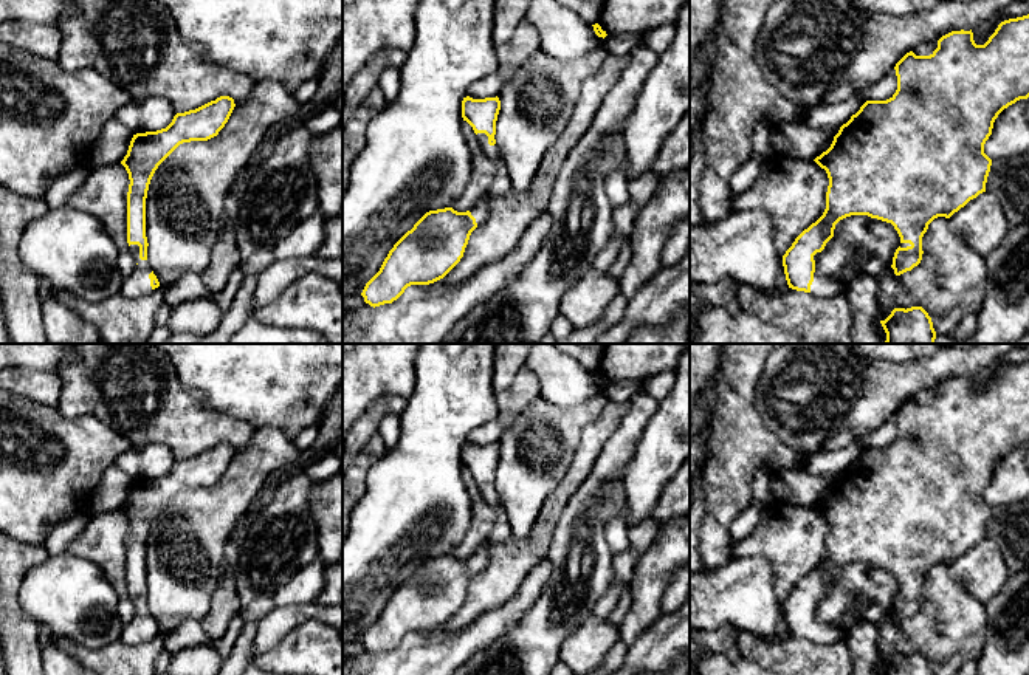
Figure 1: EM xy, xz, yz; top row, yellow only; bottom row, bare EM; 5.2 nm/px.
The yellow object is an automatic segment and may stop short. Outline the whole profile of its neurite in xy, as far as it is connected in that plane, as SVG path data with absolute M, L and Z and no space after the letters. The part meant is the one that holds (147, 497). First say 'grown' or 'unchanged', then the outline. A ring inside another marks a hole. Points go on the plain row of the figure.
grown; M220 443L195 457L177 460L161 477L133 481L127 502L121 508L129 520L127 590L136 607L135 618L124 625L121 641L141 644L160 633L147 607L146 545L158 512L183 489L208 488L228 469L236 451Z

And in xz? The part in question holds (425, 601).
grown; M499 444L462 447L466 468L493 508L496 522L485 545L471 557L453 554L426 559L389 598L380 618L366 630L361 642L370 653L397 647L411 632L429 632L443 625L463 604L471 579L490 562L490 548L511 537L508 514L496 492Z

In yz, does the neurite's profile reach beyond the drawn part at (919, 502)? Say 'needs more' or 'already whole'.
needs more

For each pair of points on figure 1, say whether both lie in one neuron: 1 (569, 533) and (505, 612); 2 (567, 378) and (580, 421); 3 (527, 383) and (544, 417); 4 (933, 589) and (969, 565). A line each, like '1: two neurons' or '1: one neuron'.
1: two neurons
2: two neurons
3: two neurons
4: two neurons

